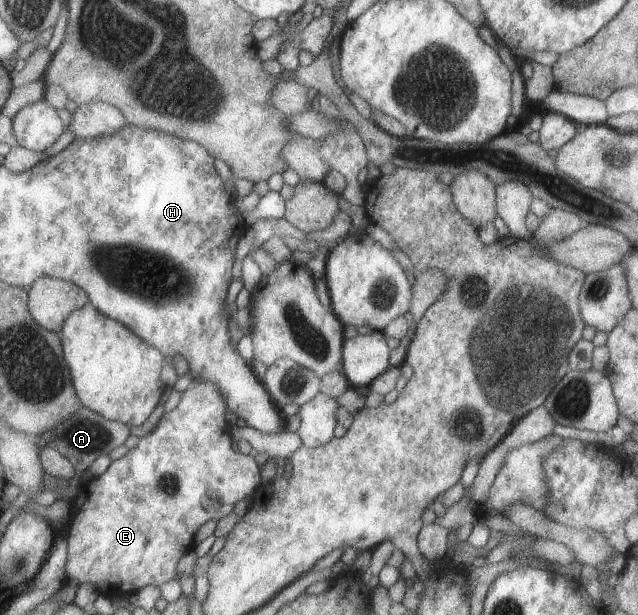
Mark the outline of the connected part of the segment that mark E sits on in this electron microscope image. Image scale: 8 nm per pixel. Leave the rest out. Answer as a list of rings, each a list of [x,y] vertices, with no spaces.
[[[197,381],[185,393],[182,394],[180,404],[171,412],[163,415],[160,422],[151,433],[140,438],[139,445],[123,456],[121,459],[115,460],[109,469],[101,476],[94,479],[87,487],[80,488],[79,496],[74,503],[73,518],[66,533],[70,541],[70,550],[68,564],[66,564],[66,572],[68,572],[68,584],[72,586],[81,586],[90,582],[94,584],[100,593],[110,595],[111,597],[120,594],[134,594],[143,591],[148,586],[162,586],[171,580],[177,580],[180,574],[180,562],[191,550],[194,550],[194,539],[196,532],[206,524],[206,522],[214,519],[221,519],[228,514],[232,514],[238,506],[238,502],[251,499],[265,484],[262,478],[262,467],[257,457],[246,455],[236,450],[234,446],[235,436],[232,432],[232,424],[226,418],[230,410],[227,396],[220,390],[218,384],[214,382]]]

